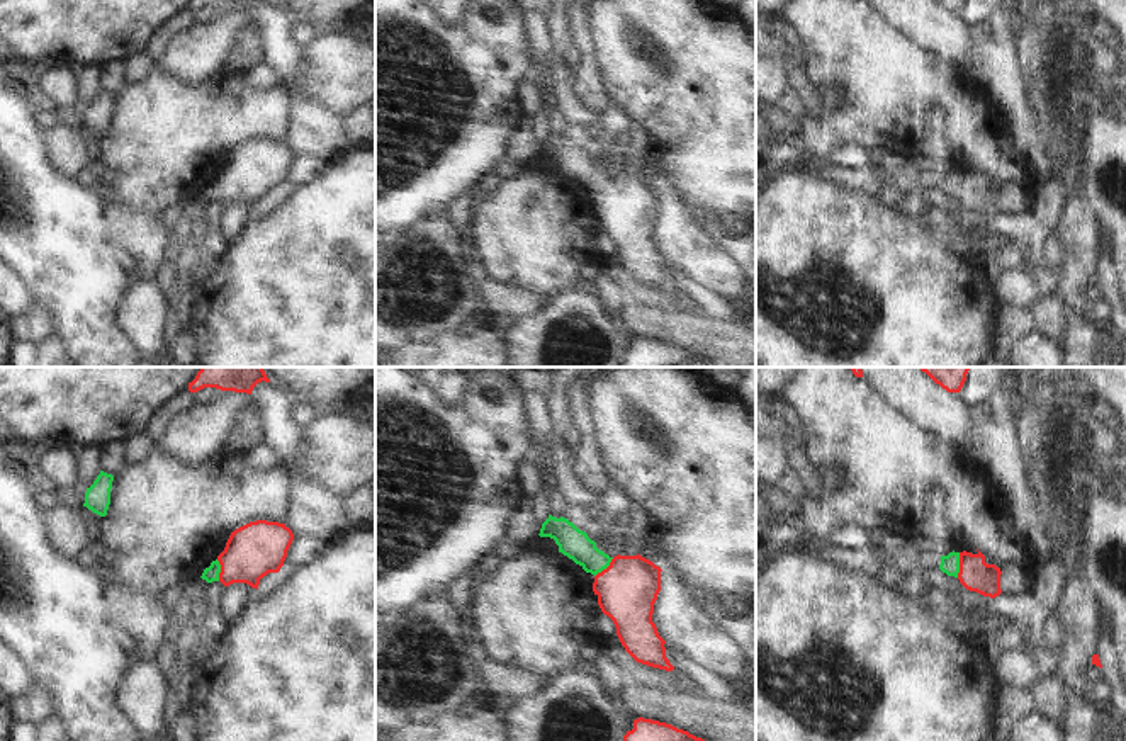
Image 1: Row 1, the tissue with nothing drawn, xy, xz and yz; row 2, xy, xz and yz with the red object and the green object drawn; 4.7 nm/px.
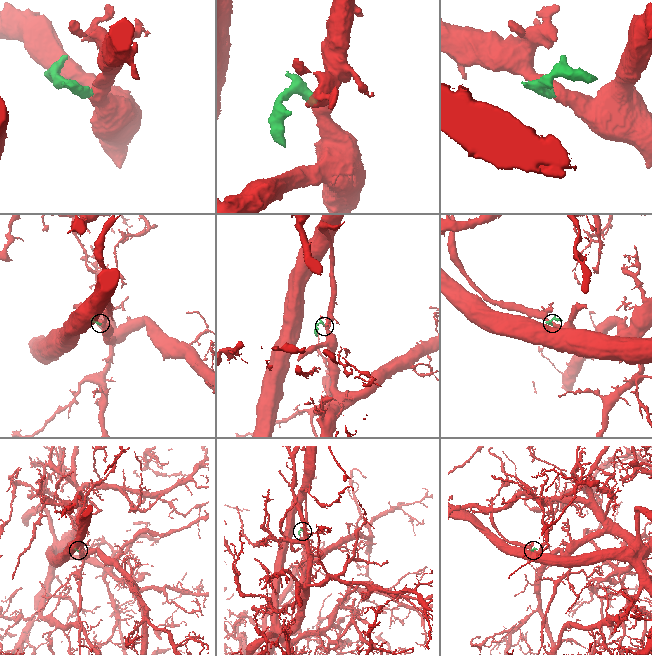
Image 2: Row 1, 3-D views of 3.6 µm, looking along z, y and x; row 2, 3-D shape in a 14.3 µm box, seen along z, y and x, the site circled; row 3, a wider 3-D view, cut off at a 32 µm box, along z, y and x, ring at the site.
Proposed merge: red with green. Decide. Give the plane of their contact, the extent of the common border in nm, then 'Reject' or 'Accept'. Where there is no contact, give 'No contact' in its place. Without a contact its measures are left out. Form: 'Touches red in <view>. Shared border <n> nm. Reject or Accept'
Touches red in yz. Shared border 120 nm. Accept

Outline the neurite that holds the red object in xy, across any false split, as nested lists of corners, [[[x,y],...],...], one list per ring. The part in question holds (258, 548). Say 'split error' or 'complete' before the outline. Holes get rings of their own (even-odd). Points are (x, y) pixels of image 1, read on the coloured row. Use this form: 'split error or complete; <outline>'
split error; [[[250,522],[231,532],[224,551],[200,578],[224,586],[246,583],[258,590],[263,576],[280,571],[292,540],[294,534],[285,523]]]

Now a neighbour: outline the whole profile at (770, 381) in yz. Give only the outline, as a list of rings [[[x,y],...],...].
[[[756,367],[756,393],[766,399],[783,393],[803,367]]]

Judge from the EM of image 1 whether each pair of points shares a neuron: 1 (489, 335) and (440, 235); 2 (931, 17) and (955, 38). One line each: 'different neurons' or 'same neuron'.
1: different neurons
2: same neuron

